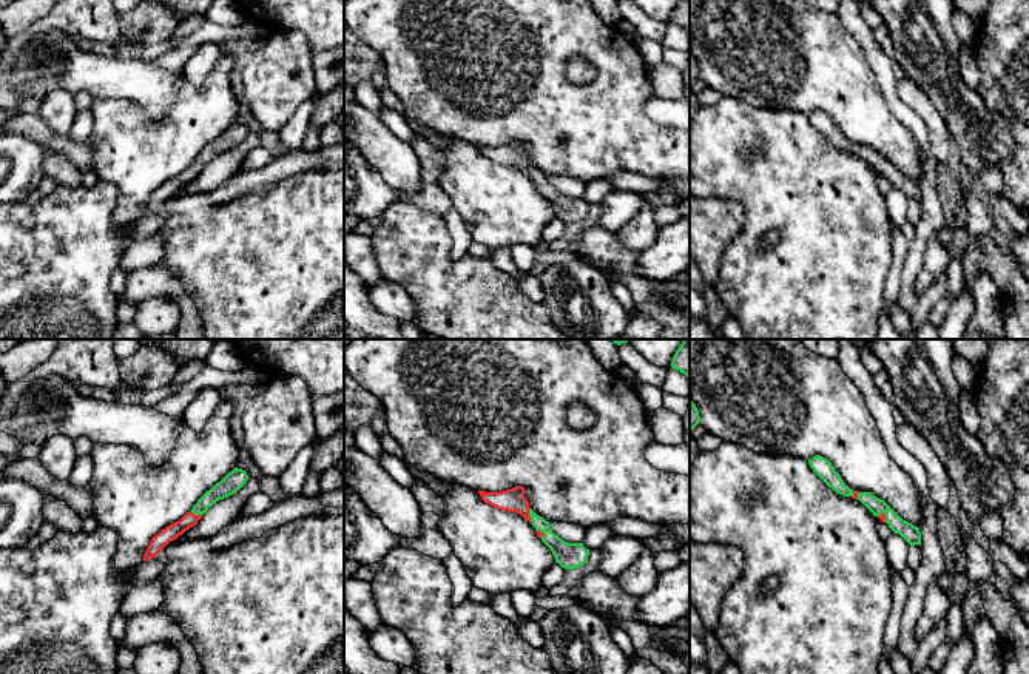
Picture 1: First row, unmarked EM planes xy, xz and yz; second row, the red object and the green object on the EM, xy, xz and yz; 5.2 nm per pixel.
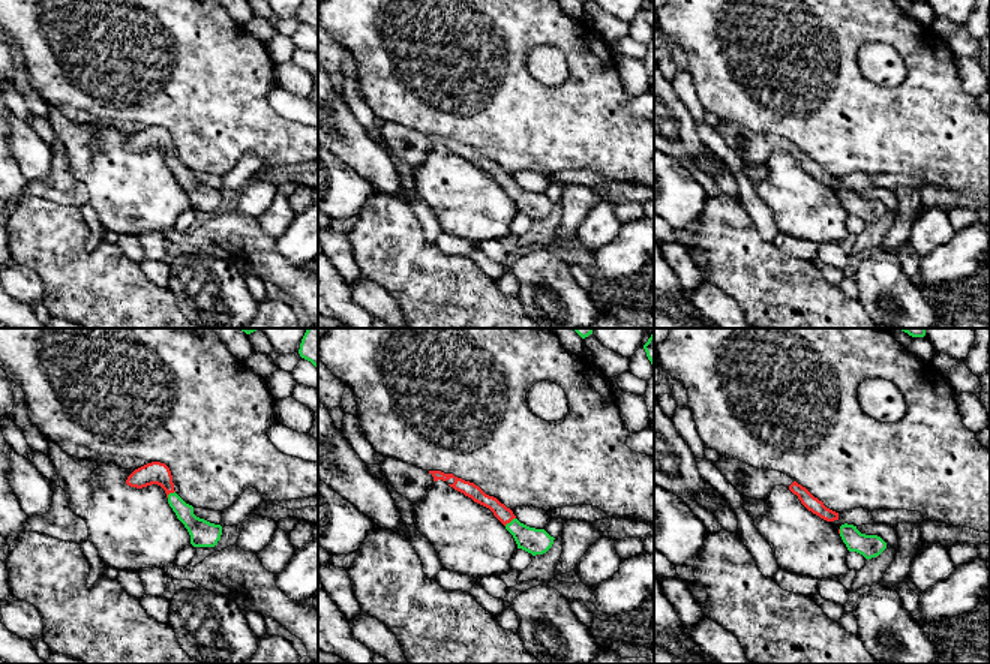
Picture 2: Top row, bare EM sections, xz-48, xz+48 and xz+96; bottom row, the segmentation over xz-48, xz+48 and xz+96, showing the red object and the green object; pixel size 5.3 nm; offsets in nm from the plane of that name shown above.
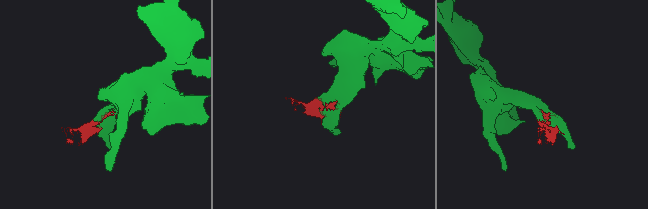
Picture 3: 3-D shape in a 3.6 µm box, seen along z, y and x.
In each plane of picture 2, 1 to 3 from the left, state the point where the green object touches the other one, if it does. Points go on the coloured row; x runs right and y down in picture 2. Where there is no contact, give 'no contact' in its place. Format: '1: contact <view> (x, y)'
1: contact xz-48 (170, 492)
2: contact xz+48 (509, 522)
3: contact xz+96 (839, 531)

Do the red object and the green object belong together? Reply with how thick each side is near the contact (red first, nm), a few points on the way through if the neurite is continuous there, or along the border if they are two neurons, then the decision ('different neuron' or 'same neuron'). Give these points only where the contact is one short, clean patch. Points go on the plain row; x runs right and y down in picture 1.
130/100 nm | same neuron

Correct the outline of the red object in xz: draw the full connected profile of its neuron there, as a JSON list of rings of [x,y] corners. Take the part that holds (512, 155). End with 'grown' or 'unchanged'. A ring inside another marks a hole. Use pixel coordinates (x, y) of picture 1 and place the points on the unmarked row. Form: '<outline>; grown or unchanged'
[[[515,140],[501,147],[478,145],[481,154],[500,165],[517,167],[528,174],[537,187],[537,191],[551,204],[555,217],[565,224],[575,224],[586,217],[589,204],[583,197],[568,197],[552,187],[549,176],[537,170],[525,151],[525,142]]]; grown

